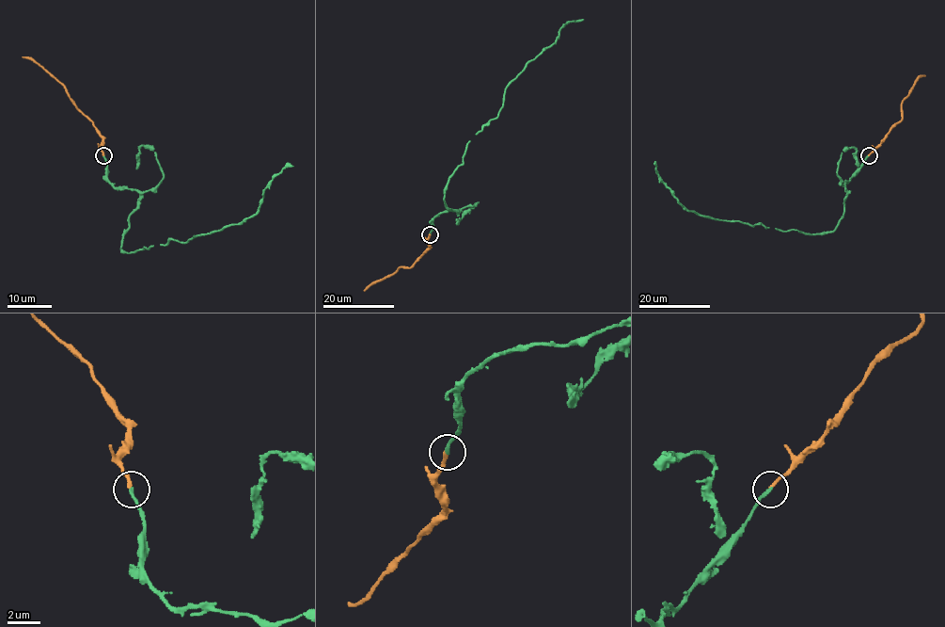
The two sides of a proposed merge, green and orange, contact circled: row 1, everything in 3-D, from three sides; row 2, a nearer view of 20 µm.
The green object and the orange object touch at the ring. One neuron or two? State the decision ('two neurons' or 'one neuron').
one neuron

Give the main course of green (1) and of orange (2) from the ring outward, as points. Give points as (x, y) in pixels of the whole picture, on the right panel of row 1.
1: (868, 155), (845, 183), (847, 197), (838, 225), (832, 232), (812, 234), (688, 211), (658, 176), (654, 164)
2: (868, 154), (903, 118), (902, 102), (917, 80), (924, 75)

